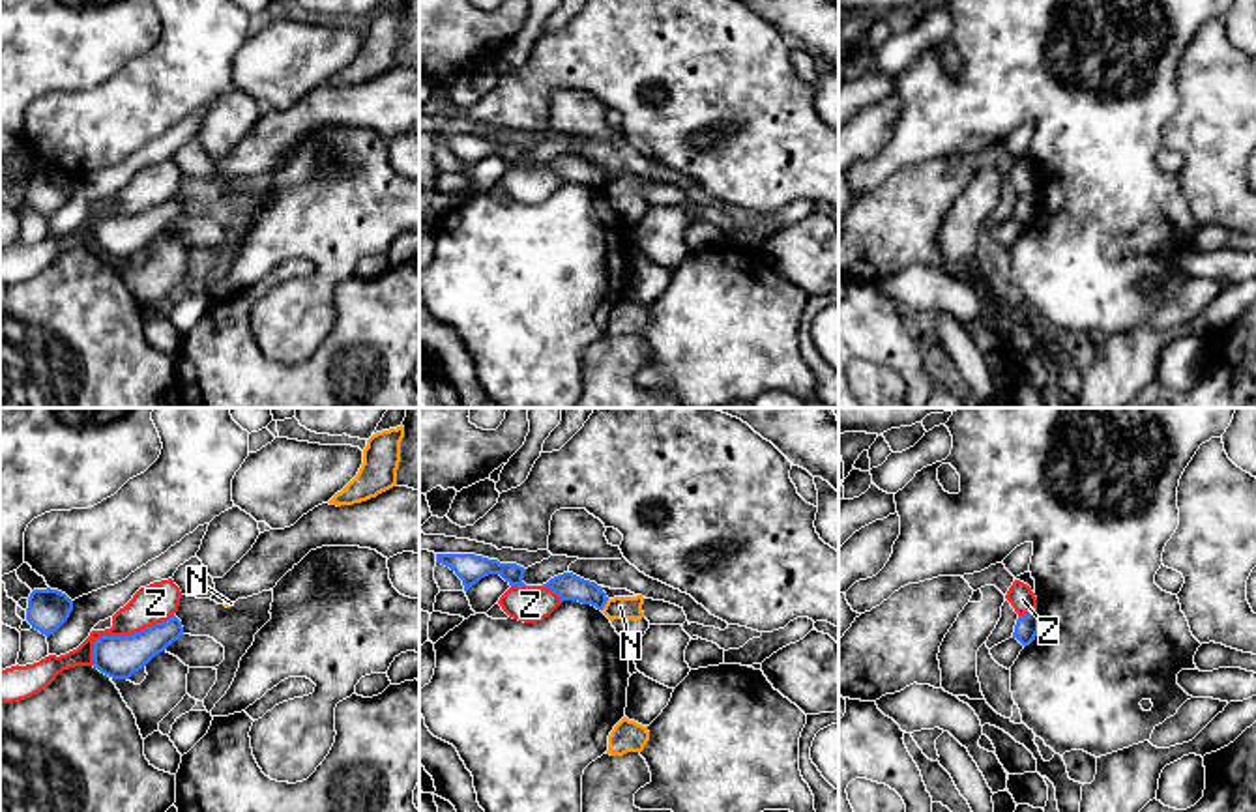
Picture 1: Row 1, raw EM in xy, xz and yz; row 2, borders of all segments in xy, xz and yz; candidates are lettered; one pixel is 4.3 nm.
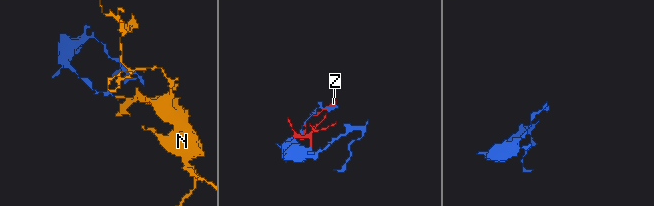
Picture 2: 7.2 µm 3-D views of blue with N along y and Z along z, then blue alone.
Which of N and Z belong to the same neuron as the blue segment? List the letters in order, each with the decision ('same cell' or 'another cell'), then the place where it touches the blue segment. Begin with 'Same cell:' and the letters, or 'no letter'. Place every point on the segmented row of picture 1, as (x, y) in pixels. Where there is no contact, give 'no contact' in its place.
Same cell: no letter
N: another cell; contact xz (605, 603)
Z: another cell; contact xy (122, 637)

